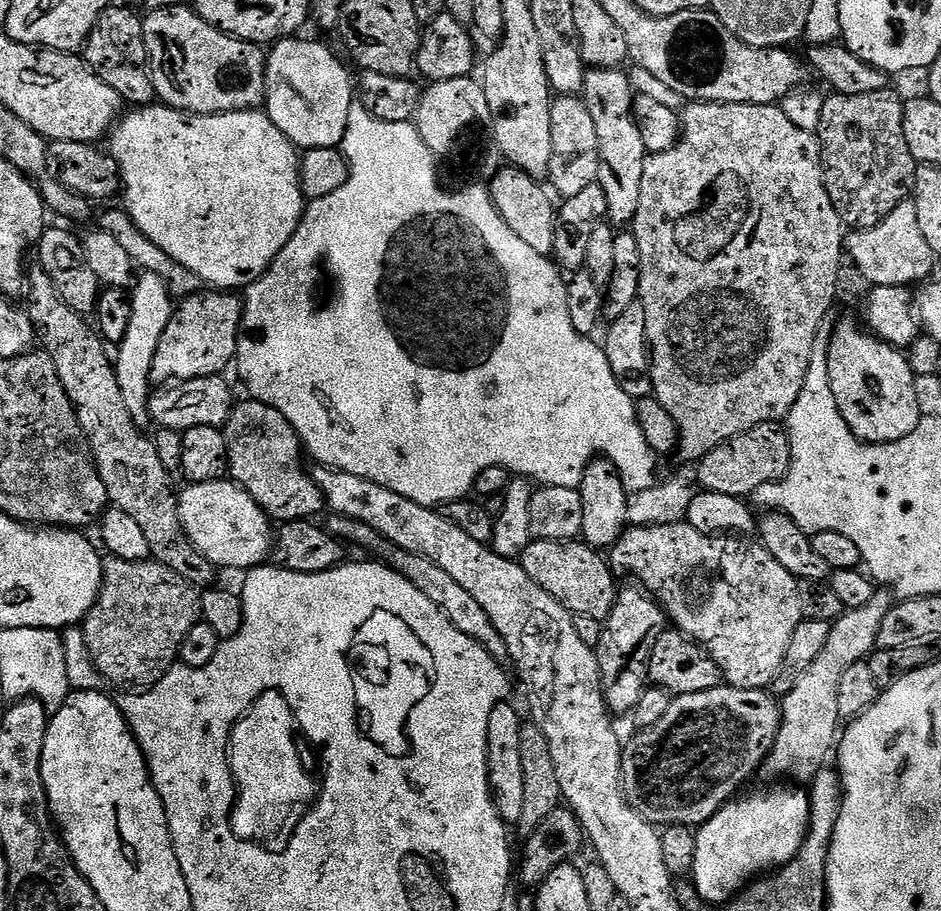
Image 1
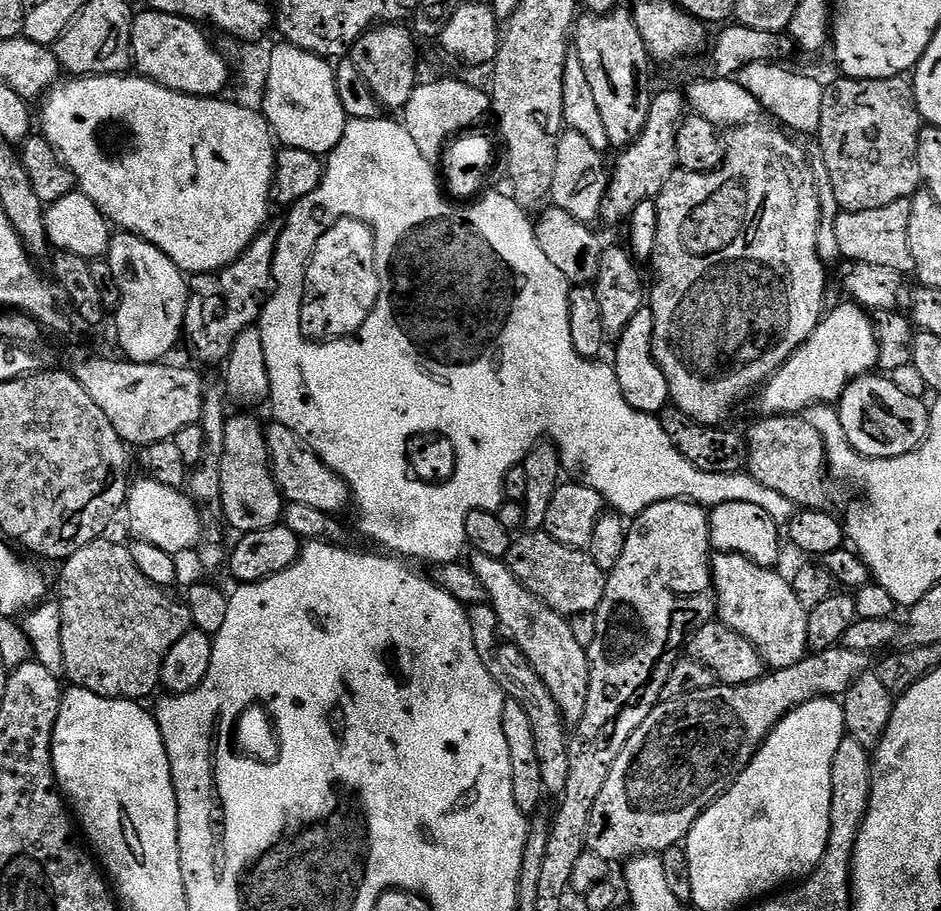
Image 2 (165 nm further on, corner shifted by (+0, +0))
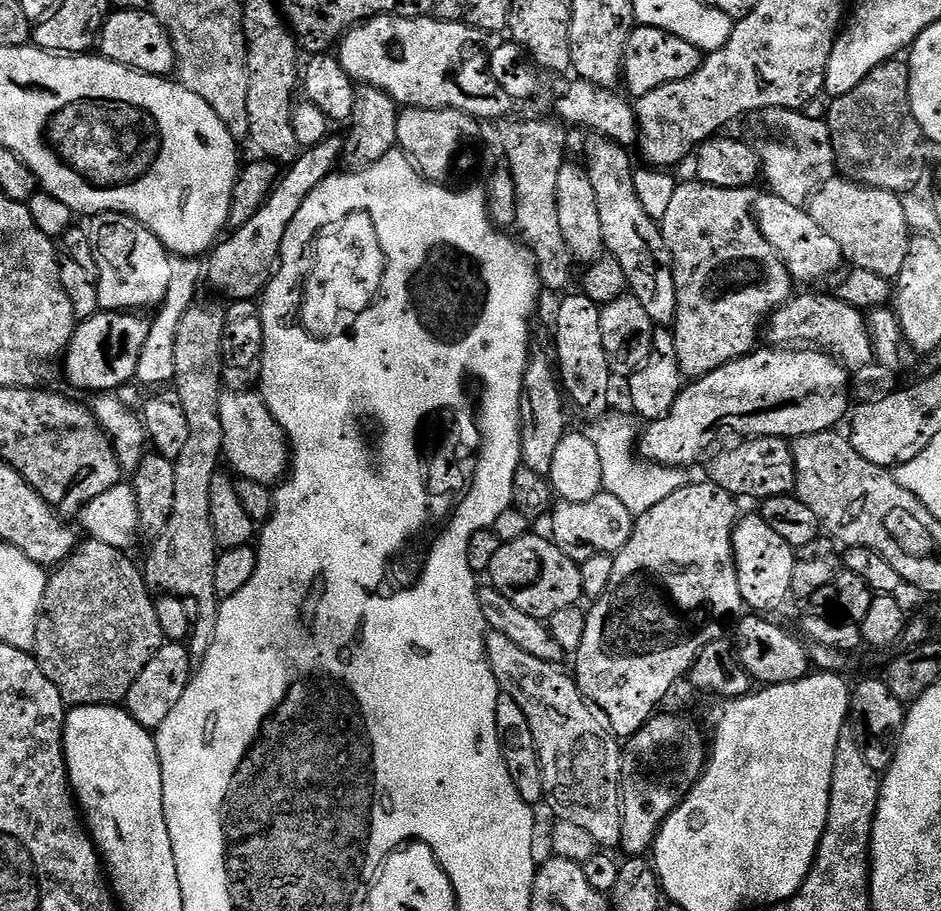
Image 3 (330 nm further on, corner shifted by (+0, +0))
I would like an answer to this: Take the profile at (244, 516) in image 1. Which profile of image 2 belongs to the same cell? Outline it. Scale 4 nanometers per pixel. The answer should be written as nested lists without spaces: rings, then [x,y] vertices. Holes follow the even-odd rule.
[[[142,476],[127,489],[126,514],[135,539],[150,542],[160,550],[172,555],[201,543],[200,516],[191,496],[178,488],[167,488],[152,479]]]

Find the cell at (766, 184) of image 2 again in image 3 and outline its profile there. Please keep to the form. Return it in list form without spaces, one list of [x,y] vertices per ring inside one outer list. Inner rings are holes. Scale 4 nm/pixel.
[[[699,182],[692,184],[677,183],[674,190],[674,198],[670,202],[670,207],[666,209],[662,221],[662,231],[664,241],[668,247],[669,254],[672,255],[672,273],[674,274],[674,286],[676,287],[676,318],[671,325],[670,331],[674,338],[674,346],[678,354],[678,366],[680,367],[681,377],[699,378],[726,366],[732,360],[737,360],[747,356],[749,352],[757,347],[756,339],[761,339],[762,329],[766,321],[776,309],[787,304],[794,295],[794,281],[792,276],[786,270],[786,266],[778,258],[778,254],[766,242],[766,238],[760,233],[760,226],[756,223],[754,209],[758,199],[757,193],[752,188],[739,188],[738,190],[726,190],[718,186],[710,186]]]

